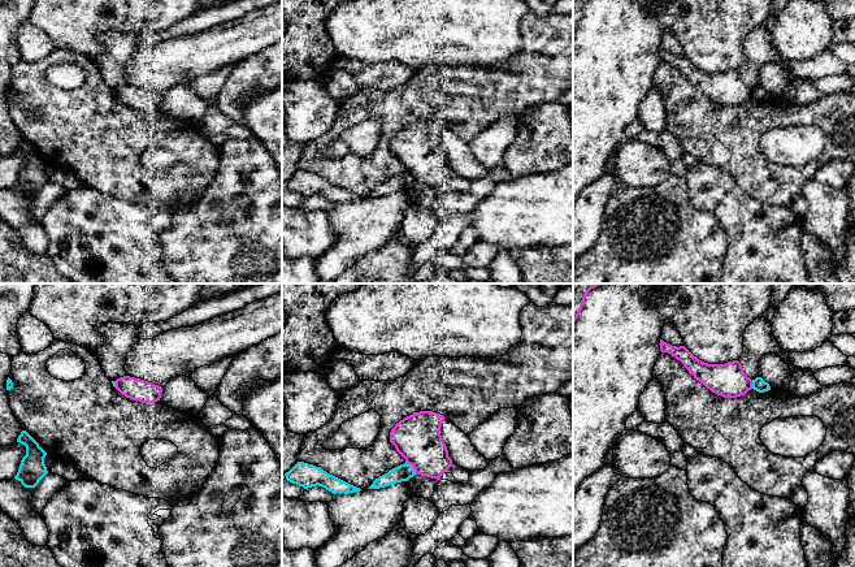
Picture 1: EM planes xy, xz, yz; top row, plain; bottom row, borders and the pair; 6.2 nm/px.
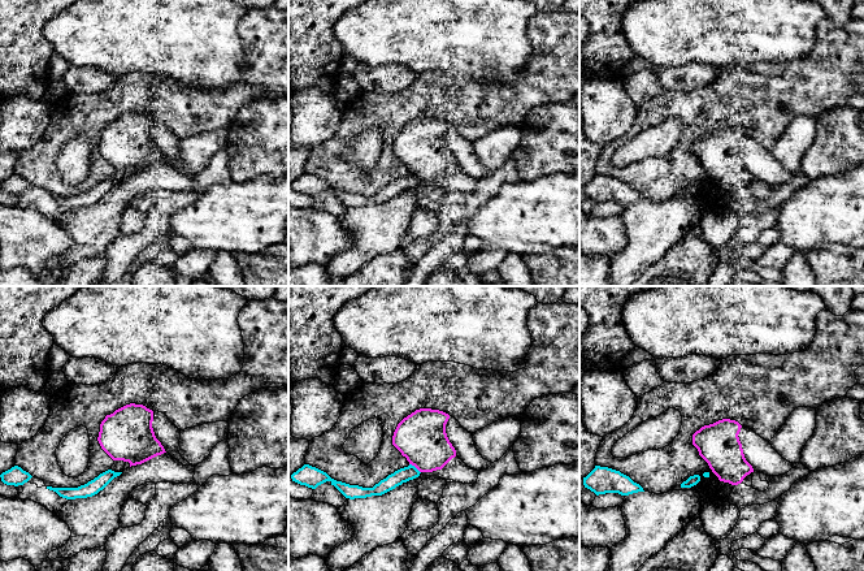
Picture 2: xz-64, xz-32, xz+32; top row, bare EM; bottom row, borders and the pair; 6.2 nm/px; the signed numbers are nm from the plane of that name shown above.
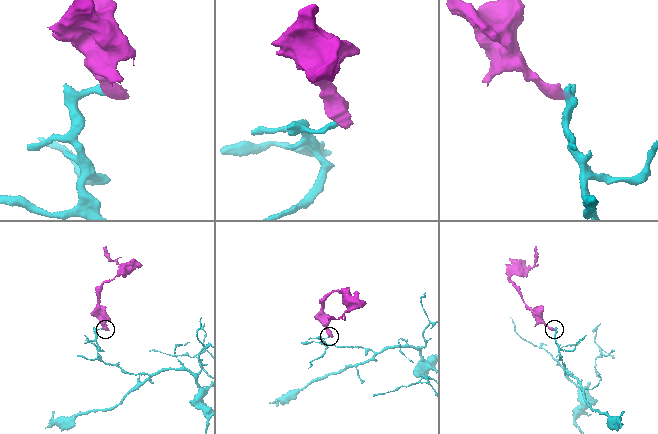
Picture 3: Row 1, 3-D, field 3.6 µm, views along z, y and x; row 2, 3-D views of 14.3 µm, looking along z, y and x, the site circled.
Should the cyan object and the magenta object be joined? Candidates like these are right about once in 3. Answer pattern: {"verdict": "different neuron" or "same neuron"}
{"verdict": "different neuron"}

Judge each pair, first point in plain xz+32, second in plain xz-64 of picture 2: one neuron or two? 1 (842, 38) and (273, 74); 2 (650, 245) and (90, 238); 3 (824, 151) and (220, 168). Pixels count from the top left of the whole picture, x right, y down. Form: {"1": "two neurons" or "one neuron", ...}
{"1": "one neuron", "2": "one neuron", "3": "two neurons"}

